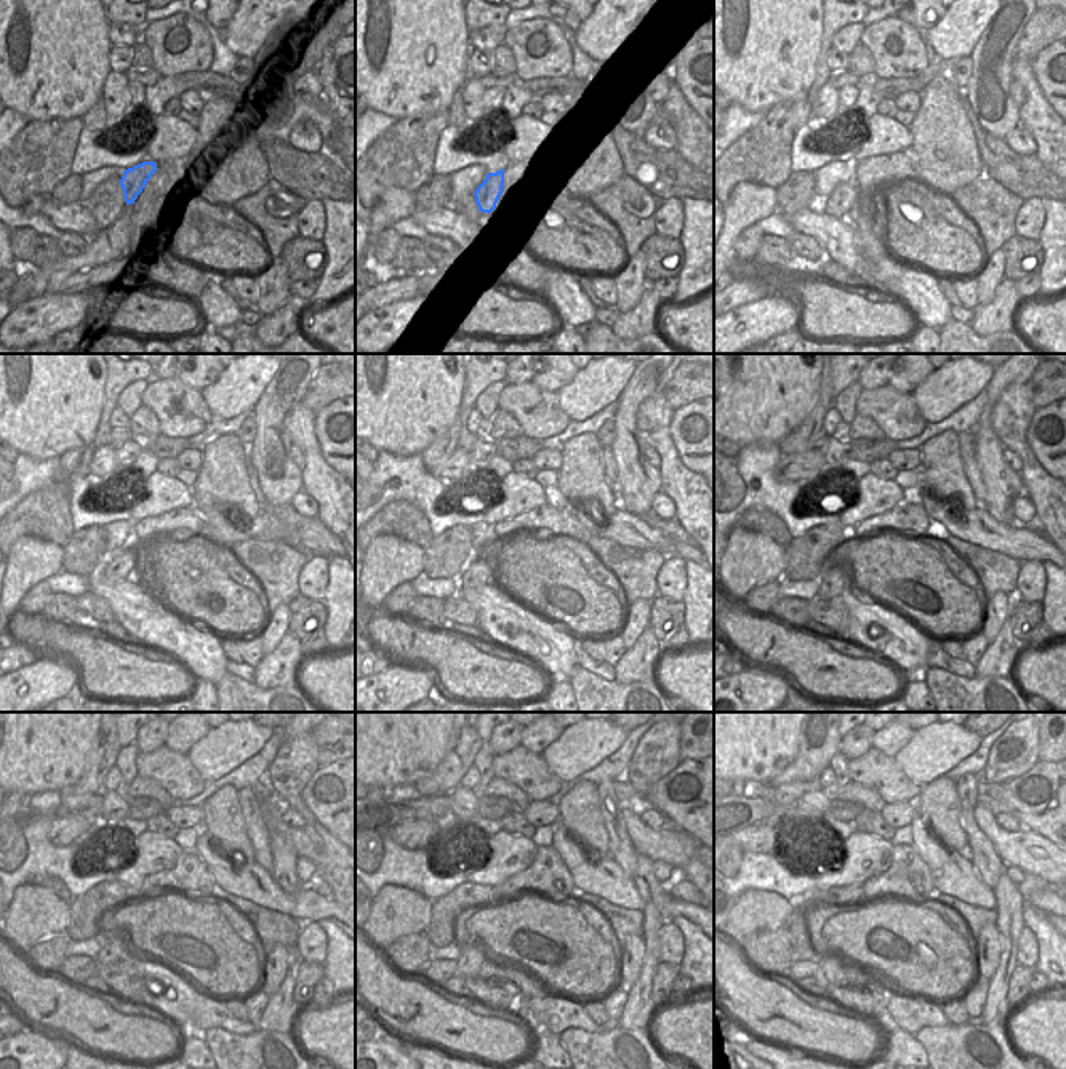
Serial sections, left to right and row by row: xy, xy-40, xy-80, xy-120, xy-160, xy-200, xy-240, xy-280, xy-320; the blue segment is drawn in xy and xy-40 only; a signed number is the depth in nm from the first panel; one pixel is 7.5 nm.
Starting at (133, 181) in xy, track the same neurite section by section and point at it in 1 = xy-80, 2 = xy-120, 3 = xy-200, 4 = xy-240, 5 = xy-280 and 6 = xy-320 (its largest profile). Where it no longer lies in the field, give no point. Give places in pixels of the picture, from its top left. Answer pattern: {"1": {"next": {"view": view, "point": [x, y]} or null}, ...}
{"1": {"next": {"view": "xy-80", "point": [842, 200]}}, "2": {"next": {"view": "xy-120", "point": [120, 565]}}, "3": {"next": {"view": "xy-200", "point": [834, 576]}}, "4": {"next": {"view": "xy-240", "point": [116, 941]}}, "5": {"next": {"view": "xy-280", "point": [472, 952]}}, "6": {"next": {"view": "xy-320", "point": [829, 973]}}}

